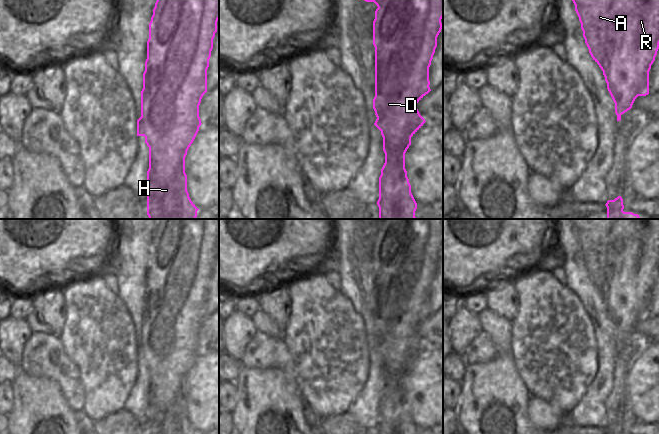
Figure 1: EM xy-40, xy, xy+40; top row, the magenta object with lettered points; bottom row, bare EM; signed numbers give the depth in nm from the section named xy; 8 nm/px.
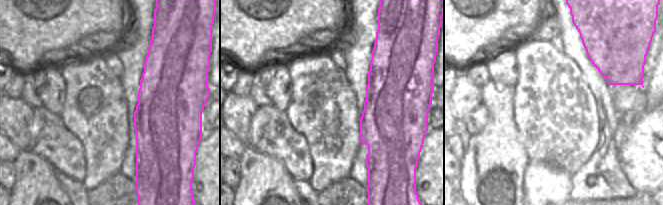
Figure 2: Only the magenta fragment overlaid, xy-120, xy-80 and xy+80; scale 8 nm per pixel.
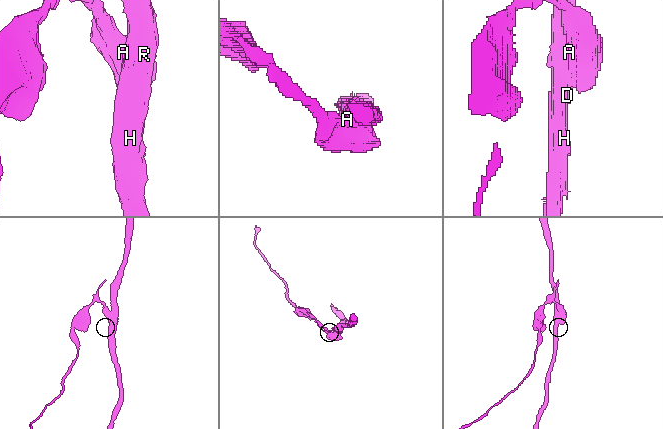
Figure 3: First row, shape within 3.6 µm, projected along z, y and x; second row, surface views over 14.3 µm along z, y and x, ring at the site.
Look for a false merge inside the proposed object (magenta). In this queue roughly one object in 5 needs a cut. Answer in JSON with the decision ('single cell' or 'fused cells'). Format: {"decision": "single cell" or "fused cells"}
{"decision": "fused cells"}

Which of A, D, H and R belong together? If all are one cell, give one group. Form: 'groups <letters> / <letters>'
groups A / D H R

